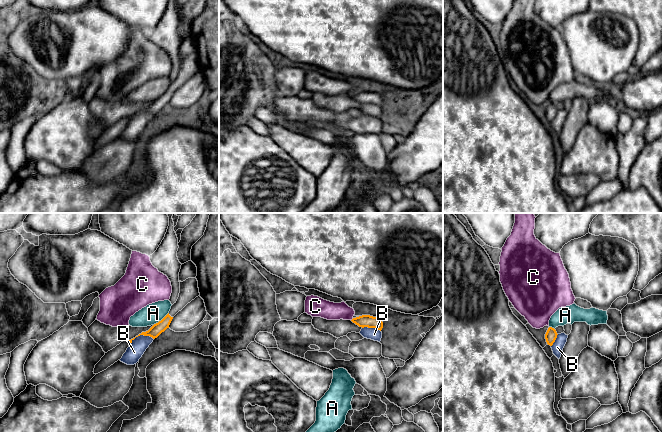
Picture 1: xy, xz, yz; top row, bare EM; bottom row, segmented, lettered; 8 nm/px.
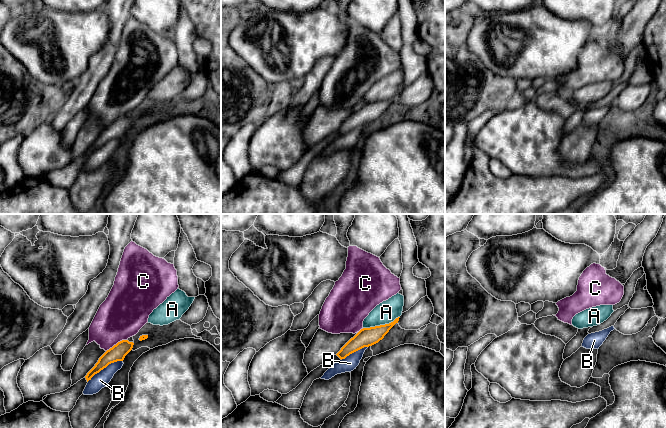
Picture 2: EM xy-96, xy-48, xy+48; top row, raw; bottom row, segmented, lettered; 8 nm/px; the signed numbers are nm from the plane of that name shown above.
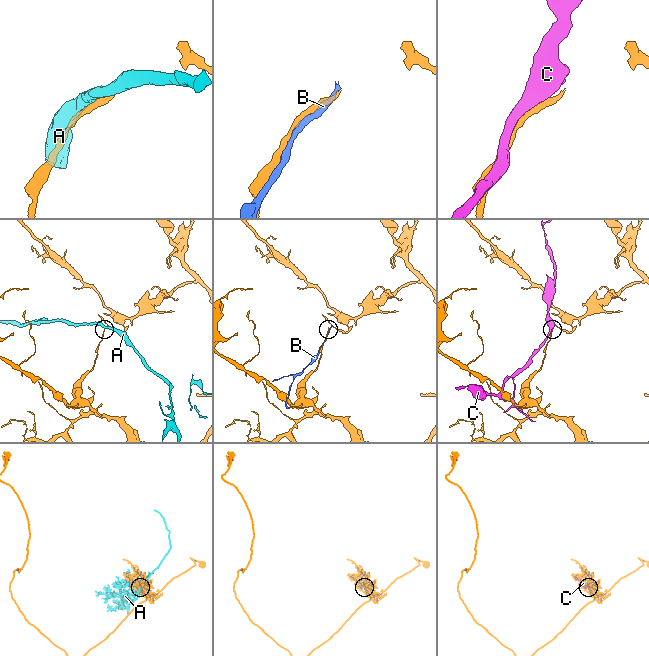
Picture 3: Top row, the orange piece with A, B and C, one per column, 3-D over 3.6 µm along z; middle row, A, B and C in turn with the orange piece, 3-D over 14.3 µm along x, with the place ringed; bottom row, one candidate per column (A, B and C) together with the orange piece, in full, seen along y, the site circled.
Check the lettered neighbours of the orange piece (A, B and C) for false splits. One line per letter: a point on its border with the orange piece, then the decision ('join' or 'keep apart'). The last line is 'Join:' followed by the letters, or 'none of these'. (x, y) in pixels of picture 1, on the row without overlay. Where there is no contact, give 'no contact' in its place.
A: contact xy (161, 96); keep apart
B: contact xy (140, 110); keep apart
C: contact xz (352, 95); keep apart
Join: none of these

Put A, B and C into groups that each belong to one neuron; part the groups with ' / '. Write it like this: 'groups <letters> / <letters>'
groups A / B / C

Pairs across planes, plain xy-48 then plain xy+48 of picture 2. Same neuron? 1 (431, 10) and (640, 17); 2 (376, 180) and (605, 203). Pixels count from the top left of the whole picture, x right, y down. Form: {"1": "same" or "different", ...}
{"1": "different", "2": "same"}

